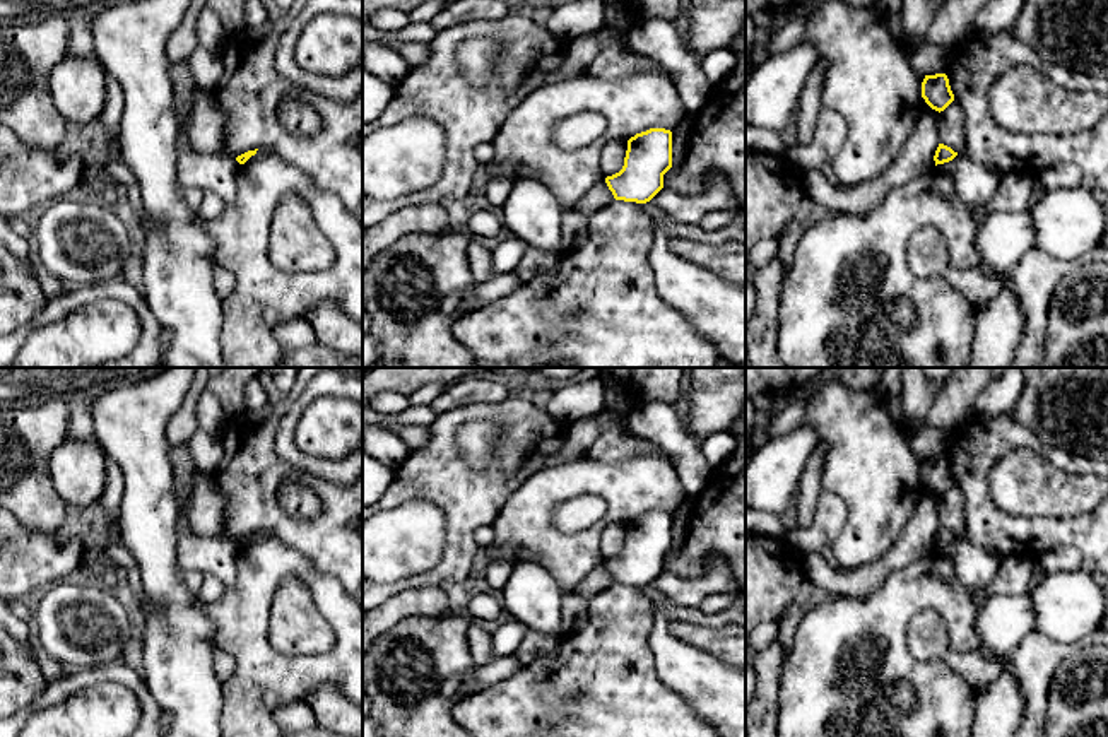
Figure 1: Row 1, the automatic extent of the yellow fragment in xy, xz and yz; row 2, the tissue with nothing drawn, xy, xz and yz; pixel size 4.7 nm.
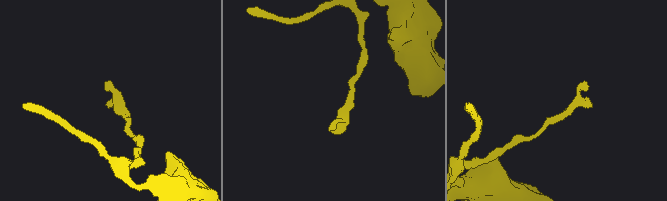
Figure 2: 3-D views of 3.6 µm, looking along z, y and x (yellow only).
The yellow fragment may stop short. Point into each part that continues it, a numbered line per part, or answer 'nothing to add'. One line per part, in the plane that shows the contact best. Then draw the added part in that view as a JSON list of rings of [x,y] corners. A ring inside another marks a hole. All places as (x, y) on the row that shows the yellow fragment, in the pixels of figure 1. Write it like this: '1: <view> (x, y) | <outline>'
nothing to add

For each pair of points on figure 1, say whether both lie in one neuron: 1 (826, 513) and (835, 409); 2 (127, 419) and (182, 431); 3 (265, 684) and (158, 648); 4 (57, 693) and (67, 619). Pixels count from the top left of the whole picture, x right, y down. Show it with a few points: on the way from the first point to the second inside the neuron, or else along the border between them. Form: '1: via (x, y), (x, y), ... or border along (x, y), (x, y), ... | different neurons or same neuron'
1: border along (825, 488), (831, 489), (843, 503), (842, 529) | different neurons
2: border along (185, 392), (166, 424), (170, 445) | different neurons
3: border along (200, 609), (212, 624), (212, 640), (218, 647) | different neurons
4: border along (105, 664), (65, 671) | different neurons

